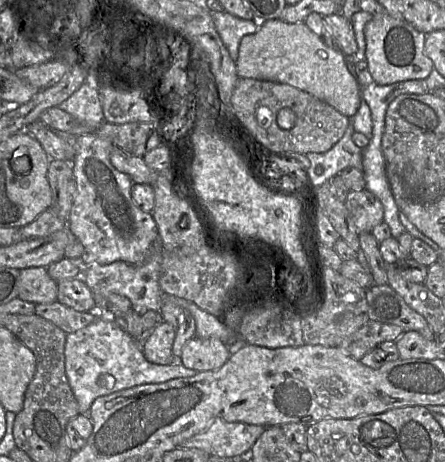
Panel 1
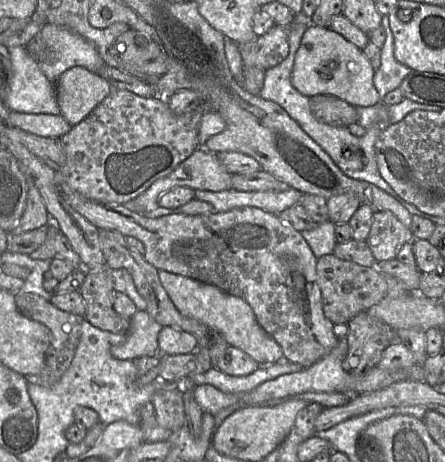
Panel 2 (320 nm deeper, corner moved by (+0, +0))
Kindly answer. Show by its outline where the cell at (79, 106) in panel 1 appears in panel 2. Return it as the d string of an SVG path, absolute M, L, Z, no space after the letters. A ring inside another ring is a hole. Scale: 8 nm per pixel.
M25 46L8 48L12 77L6 105L10 111L25 114L61 115L54 83L41 72L38 62Z

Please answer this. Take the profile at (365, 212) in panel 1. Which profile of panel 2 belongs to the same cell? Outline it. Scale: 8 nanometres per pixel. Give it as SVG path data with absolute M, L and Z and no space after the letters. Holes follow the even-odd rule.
M391 212L373 213L371 229L366 240L377 263L396 259L401 247L413 243L414 237L409 228Z

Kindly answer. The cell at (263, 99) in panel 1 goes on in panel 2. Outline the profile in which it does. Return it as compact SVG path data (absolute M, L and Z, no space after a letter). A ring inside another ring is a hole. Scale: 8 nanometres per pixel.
M331 95L311 96L309 106L316 119L329 125L348 127L358 119L354 106Z

